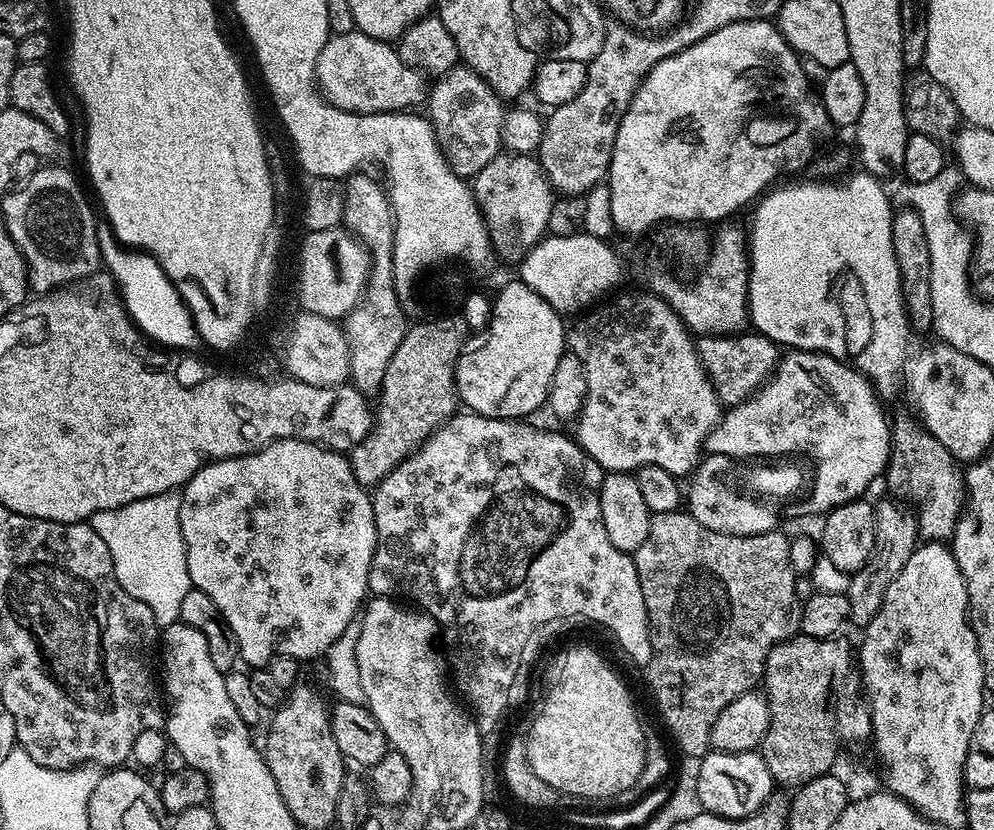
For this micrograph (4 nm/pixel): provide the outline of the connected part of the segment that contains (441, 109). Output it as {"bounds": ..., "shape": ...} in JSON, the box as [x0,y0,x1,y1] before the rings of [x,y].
{"bounds":[426,66,505,178],"shape":[[[467,66],[451,68],[433,84],[436,85],[433,88],[431,85],[426,96],[426,109],[438,146],[454,174],[461,178],[475,178],[486,162],[501,155],[505,105],[492,87]]]}

